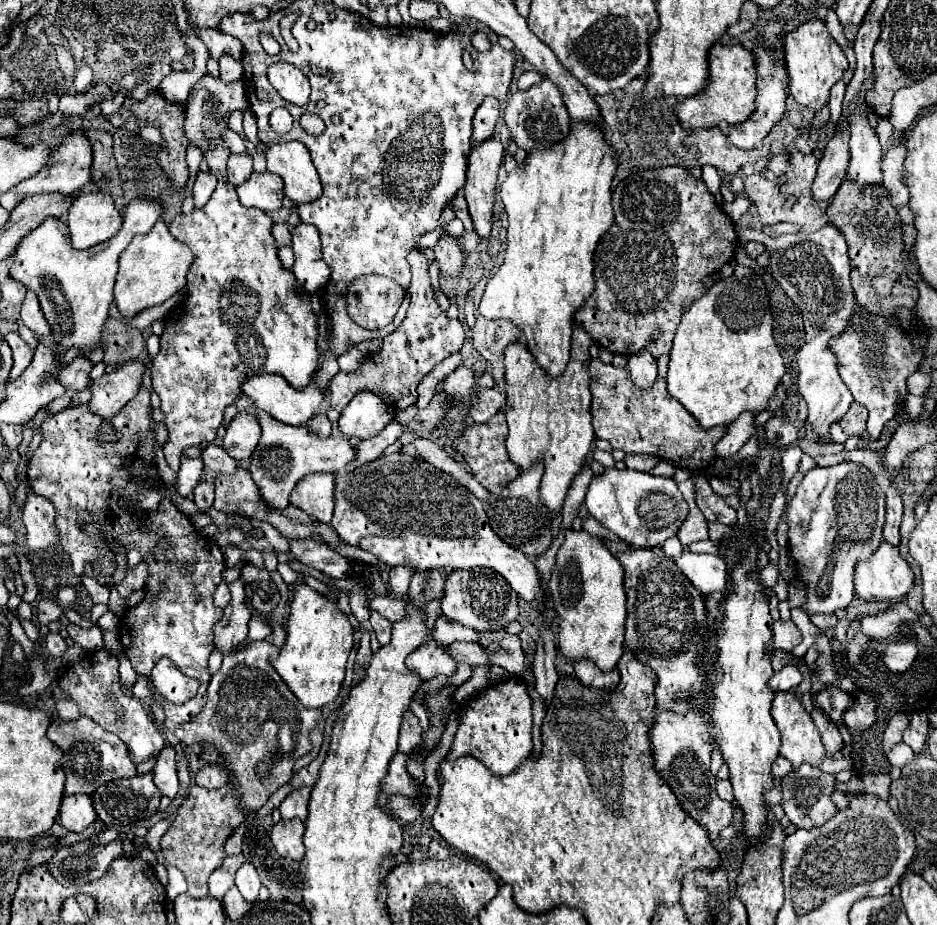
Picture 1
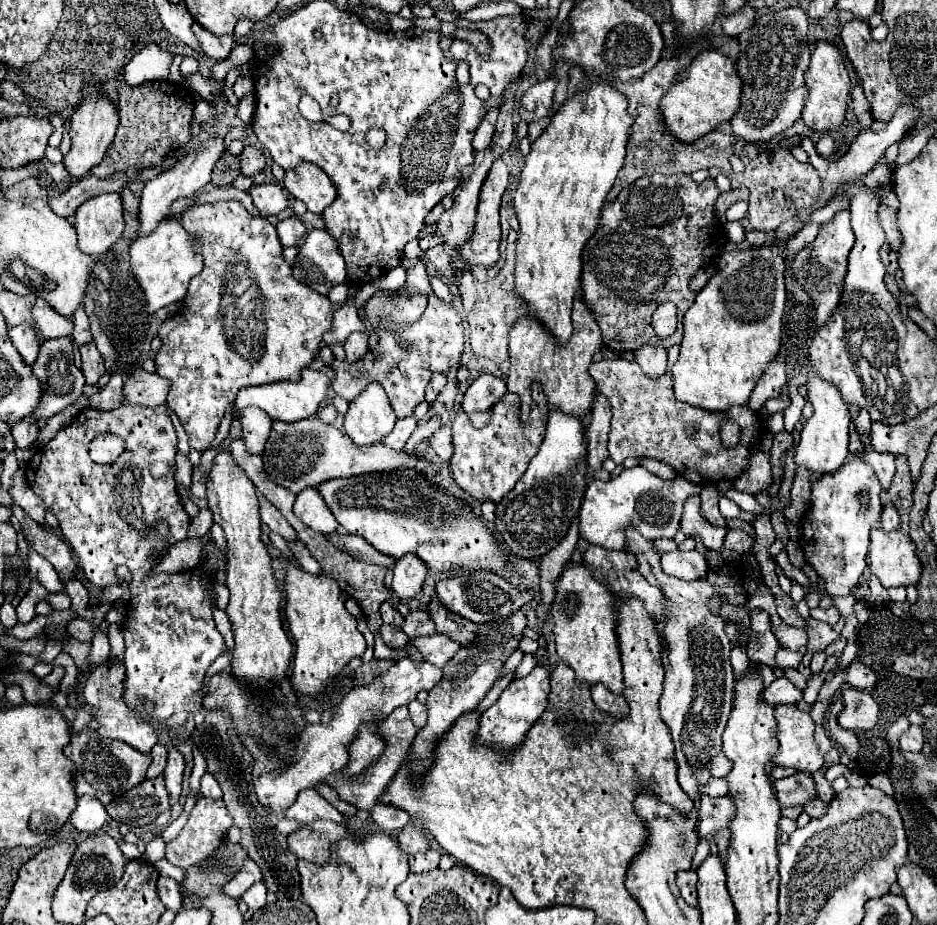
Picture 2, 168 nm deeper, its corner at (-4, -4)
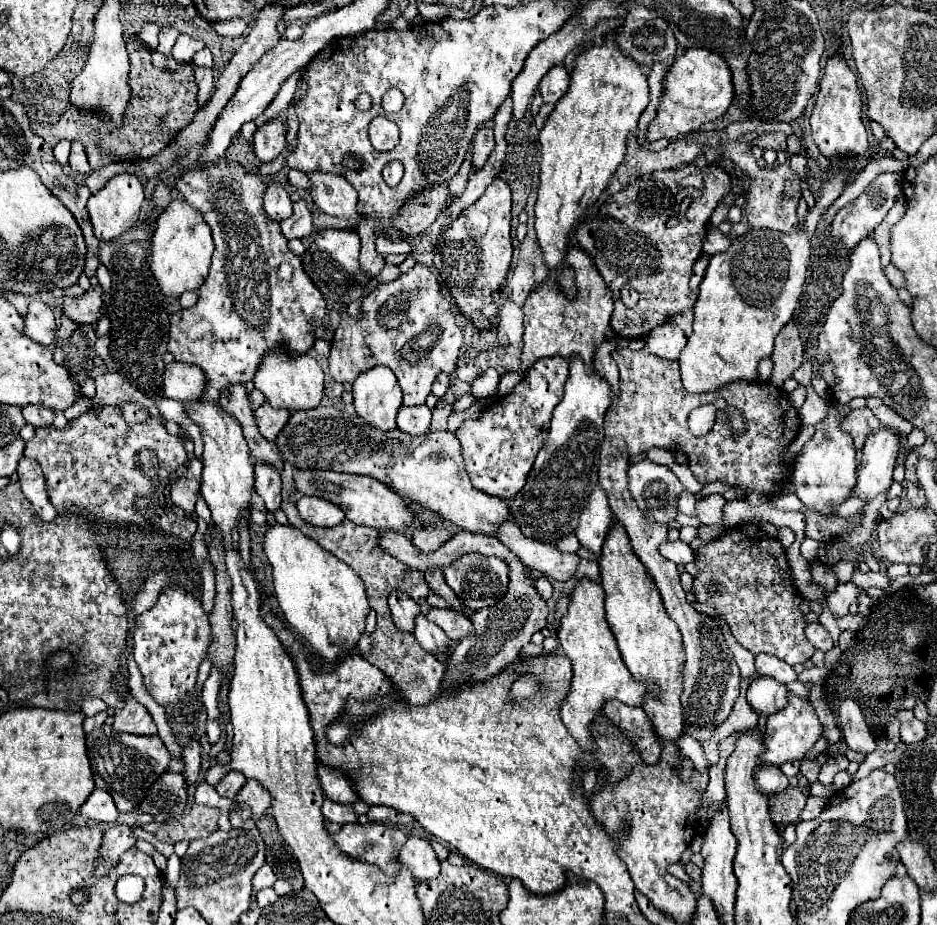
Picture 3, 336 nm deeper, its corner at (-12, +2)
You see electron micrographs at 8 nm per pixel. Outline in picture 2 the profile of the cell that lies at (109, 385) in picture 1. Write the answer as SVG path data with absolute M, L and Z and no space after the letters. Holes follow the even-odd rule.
M136 369L126 381L124 381L124 395L128 403L138 403L144 407L158 407L166 403L166 395L170 391L170 381L148 373L144 369Z

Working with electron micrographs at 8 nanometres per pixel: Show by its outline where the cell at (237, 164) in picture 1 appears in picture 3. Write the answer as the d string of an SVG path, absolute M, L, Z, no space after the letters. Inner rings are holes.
M276 117L258 127L254 133L254 153L262 163L274 161L286 147L286 121Z

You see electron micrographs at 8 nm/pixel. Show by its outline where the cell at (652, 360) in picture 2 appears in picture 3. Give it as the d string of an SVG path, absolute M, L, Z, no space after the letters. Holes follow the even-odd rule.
M664 323L646 337L646 349L662 359L676 361L686 345L684 331L676 323Z

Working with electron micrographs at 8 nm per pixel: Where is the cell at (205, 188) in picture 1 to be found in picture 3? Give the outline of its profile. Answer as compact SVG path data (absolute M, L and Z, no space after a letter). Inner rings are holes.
M236 135L232 139L232 145L226 151L226 159L232 161L232 163L242 165L246 171L254 171L260 165L258 157L252 151L252 143L246 141L242 135Z

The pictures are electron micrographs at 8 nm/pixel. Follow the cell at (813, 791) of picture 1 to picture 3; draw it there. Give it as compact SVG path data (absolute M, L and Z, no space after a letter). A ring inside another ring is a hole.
M762 765L762 769L758 769L754 777L756 777L758 791L766 795L780 793L788 787L788 777L780 771L780 767L774 767L774 765Z

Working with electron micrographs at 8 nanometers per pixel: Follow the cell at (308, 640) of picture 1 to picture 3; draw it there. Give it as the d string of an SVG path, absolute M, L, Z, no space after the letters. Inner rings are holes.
M272 525L266 531L264 553L272 565L274 591L286 621L310 643L322 661L338 661L346 655L342 645L356 645L364 635L370 605L360 577L338 557L304 537L300 529Z

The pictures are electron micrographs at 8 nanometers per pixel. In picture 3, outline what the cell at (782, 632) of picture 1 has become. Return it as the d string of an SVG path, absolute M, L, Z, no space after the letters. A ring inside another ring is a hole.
M808 623L808 627L804 629L804 633L806 633L808 641L810 641L816 649L820 649L820 651L828 651L828 649L834 647L834 643L832 643L832 639L830 639L830 633L828 633L820 623Z

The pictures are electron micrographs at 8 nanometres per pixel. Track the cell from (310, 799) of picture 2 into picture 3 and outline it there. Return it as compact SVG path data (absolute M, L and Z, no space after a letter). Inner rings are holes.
M324 799L322 815L324 815L326 821L340 823L340 825L356 823L356 815L354 815L352 805L342 805L342 803L336 803L336 801L330 801L330 799Z

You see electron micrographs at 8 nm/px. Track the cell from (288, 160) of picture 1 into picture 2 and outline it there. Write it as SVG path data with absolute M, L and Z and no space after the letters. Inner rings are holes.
M300 163L292 171L286 171L284 189L294 199L300 199L308 211L318 215L332 205L338 195L332 179L320 167L310 163Z

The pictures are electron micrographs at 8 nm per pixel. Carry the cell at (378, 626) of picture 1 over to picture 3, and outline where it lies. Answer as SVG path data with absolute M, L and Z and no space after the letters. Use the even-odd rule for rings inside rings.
M392 591L388 595L388 607L392 611L392 621L394 621L396 629L400 629L404 633L412 633L416 617L420 613L420 605L416 605L406 593Z

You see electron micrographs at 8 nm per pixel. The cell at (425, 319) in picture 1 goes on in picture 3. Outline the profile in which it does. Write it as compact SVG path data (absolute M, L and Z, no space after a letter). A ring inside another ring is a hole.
M416 263L410 273L378 285L364 297L360 321L348 317L342 309L342 321L332 339L328 365L330 375L338 383L352 383L374 365L390 365L404 393L404 405L424 405L438 373L452 375L456 371L460 345L462 329L454 319L452 303L442 293L434 273L426 265ZM342 333L384 333L384 337L378 337L376 343L344 343Z

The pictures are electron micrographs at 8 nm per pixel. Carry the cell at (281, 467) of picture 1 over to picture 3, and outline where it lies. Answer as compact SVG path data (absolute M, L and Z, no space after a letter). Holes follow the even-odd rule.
M318 405L308 411L294 411L280 431L276 445L282 459L294 469L330 469L370 475L406 499L440 513L444 519L472 533L496 535L500 523L510 519L506 501L474 489L464 469L460 441L450 431L430 431L420 437L406 435L398 429L384 433L364 423L358 415Z

